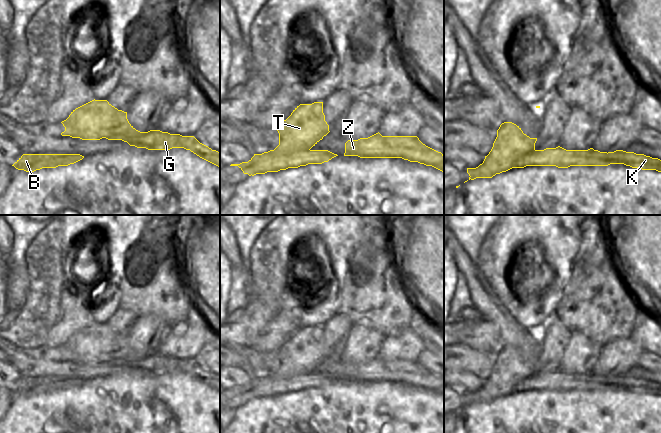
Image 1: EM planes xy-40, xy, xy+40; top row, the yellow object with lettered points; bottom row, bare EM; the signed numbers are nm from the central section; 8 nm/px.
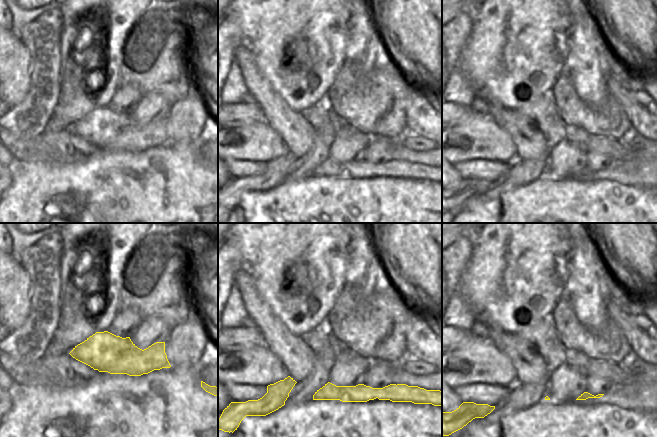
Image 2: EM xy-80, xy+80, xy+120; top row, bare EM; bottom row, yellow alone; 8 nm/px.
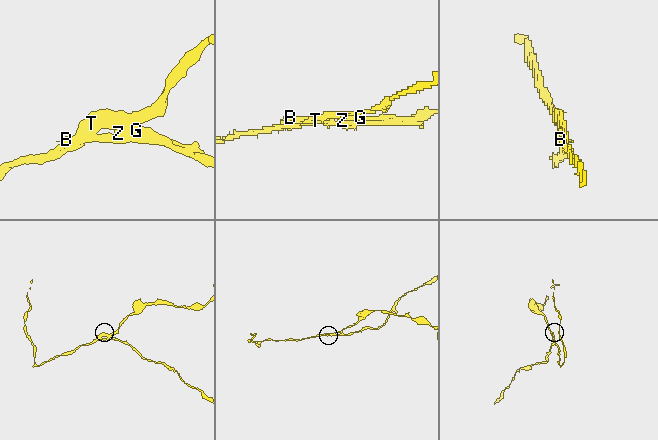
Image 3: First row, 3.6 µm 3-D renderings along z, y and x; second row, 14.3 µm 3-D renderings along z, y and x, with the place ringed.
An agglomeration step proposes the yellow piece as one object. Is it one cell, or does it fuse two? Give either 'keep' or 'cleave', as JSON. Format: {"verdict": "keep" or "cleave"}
{"verdict": "cleave"}

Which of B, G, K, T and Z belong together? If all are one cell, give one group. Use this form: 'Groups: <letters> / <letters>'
Groups: B K Z / G T.

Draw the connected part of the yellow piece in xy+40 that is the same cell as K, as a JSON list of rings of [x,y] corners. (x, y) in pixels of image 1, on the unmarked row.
[[[560,370],[530,376],[515,387],[515,392],[526,390],[568,392],[570,390],[608,390],[610,388],[624,388],[632,392],[661,396],[661,384],[644,378],[623,375],[618,380],[610,380],[607,376],[600,376],[593,372],[566,374]]]

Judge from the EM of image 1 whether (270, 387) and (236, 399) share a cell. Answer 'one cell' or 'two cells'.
one cell

